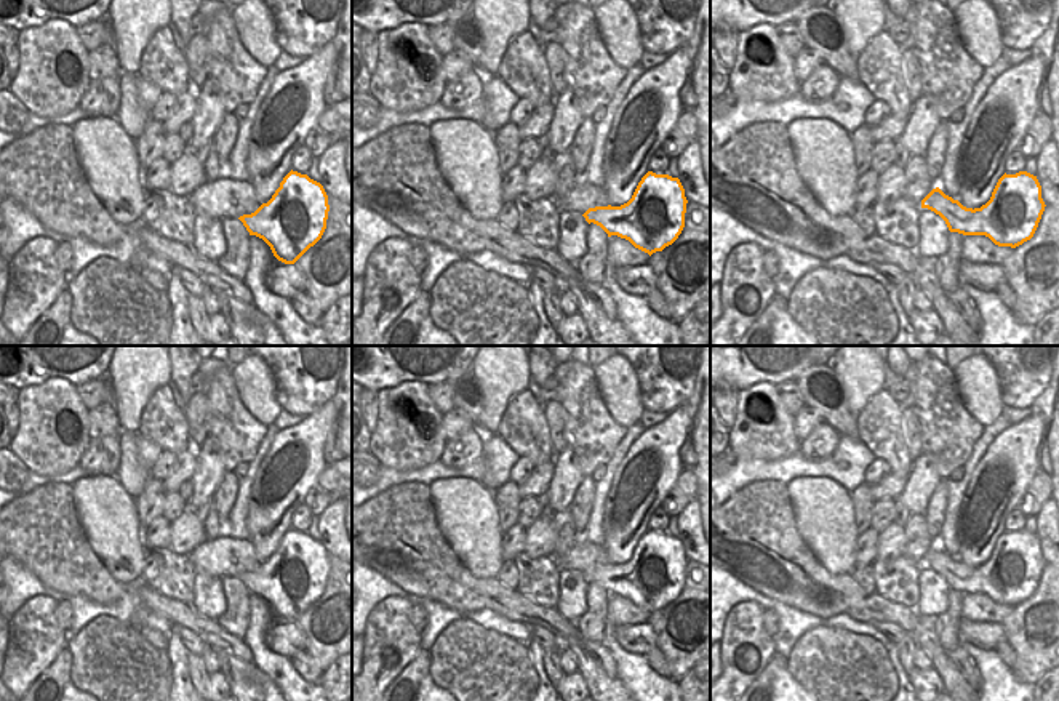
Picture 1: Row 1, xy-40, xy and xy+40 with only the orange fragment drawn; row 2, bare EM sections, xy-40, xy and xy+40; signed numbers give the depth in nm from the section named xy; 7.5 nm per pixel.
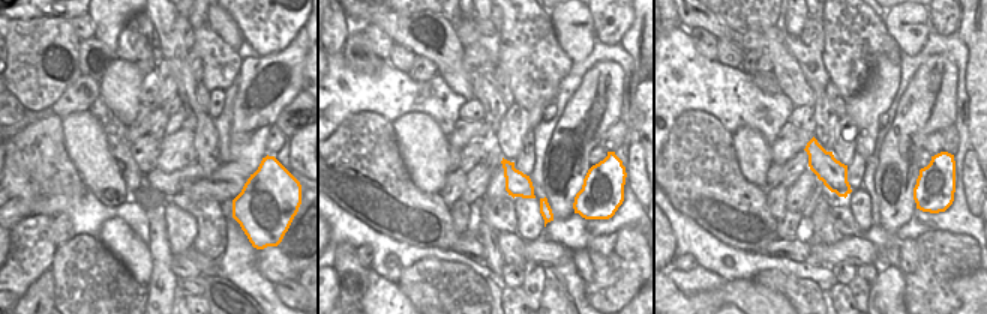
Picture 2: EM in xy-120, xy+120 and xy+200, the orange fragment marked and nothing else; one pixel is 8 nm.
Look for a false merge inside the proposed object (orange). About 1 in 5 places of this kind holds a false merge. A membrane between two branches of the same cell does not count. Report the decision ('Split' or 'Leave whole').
Leave whole

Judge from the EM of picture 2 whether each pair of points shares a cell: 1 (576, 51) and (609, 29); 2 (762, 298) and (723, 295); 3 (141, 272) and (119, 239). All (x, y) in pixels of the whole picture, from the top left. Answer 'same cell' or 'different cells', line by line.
1: different cells
2: same cell
3: same cell

